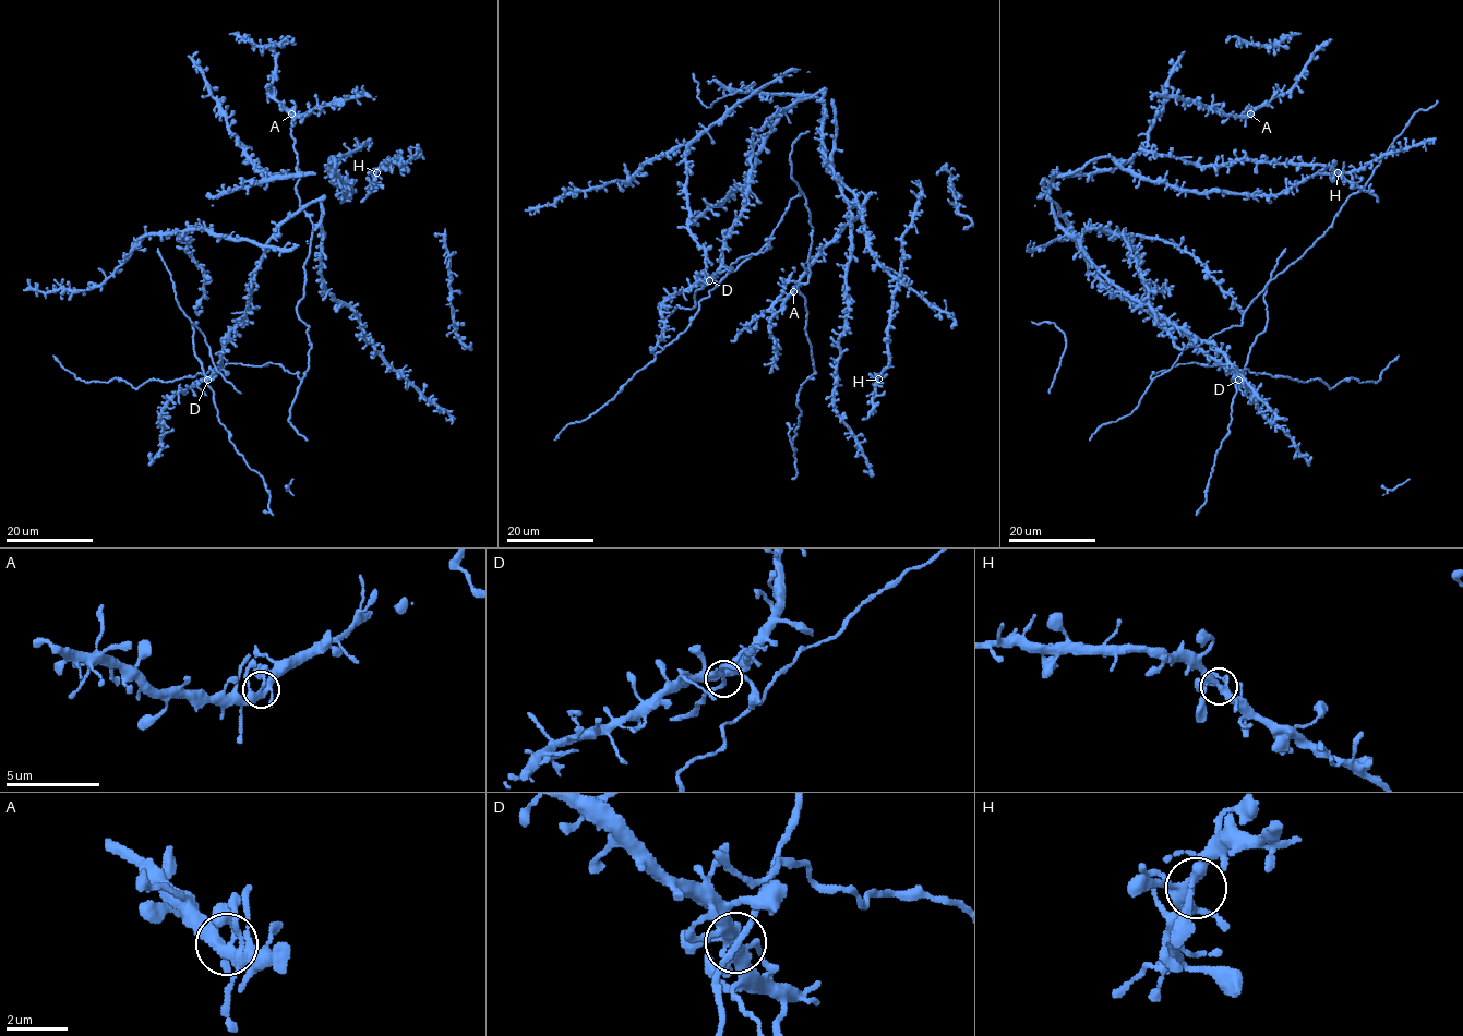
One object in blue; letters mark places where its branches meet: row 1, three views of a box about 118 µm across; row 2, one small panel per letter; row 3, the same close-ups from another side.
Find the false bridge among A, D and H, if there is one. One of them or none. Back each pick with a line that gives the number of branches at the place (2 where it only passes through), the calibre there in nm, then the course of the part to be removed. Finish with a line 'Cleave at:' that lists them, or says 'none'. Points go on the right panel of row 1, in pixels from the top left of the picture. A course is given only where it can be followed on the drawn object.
Cleave at: none

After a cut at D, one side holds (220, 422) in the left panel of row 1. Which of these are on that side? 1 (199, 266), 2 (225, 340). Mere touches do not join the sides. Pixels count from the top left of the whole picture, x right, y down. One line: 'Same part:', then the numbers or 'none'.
Same part: none

